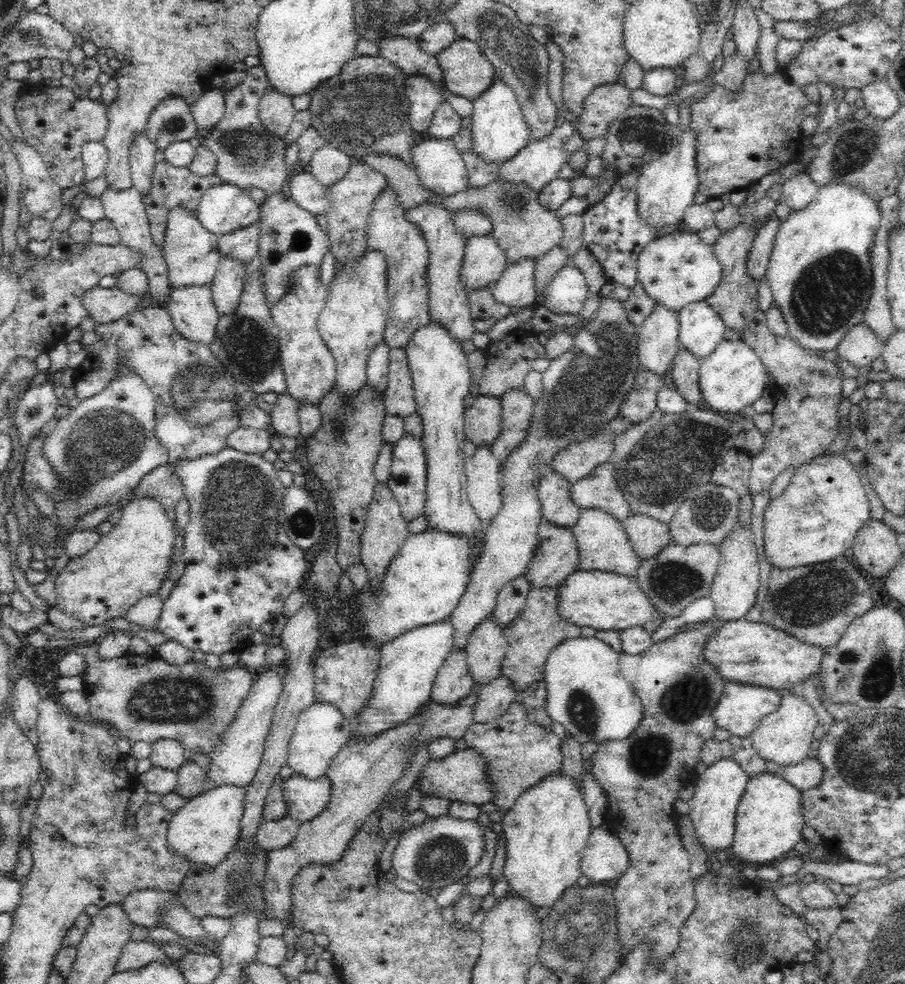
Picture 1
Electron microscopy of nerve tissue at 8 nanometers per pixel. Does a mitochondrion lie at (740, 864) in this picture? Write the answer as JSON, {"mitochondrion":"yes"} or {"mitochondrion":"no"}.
{"mitochondrion":"no"}

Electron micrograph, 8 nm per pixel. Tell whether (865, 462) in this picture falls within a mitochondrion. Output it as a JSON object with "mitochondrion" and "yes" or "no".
{"mitochondrion":"no"}

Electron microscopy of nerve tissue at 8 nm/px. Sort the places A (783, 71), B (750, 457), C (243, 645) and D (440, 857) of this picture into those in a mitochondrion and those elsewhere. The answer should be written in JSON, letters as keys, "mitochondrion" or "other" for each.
{"A":"other","B":"other","C":"other","D":"mitochondrion"}

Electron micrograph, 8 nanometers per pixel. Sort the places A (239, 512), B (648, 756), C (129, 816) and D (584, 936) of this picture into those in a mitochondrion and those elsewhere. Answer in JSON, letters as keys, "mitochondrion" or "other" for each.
{"A":"mitochondrion","B":"mitochondrion","C":"other","D":"mitochondrion"}

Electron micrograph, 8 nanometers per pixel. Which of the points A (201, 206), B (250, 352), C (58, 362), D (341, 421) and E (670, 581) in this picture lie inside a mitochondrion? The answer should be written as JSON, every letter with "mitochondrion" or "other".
{"A":"other","B":"mitochondrion","C":"other","D":"mitochondrion","E":"mitochondrion"}

